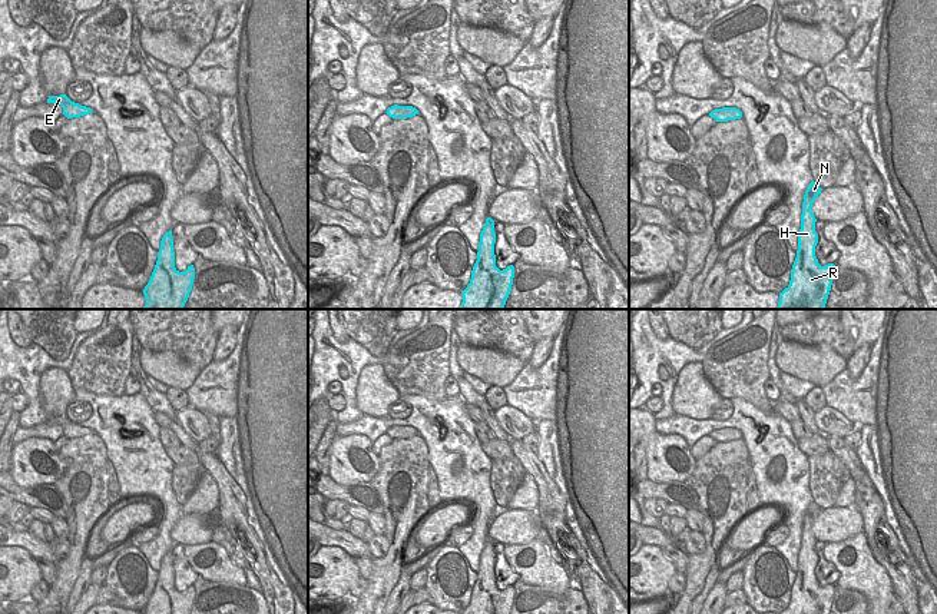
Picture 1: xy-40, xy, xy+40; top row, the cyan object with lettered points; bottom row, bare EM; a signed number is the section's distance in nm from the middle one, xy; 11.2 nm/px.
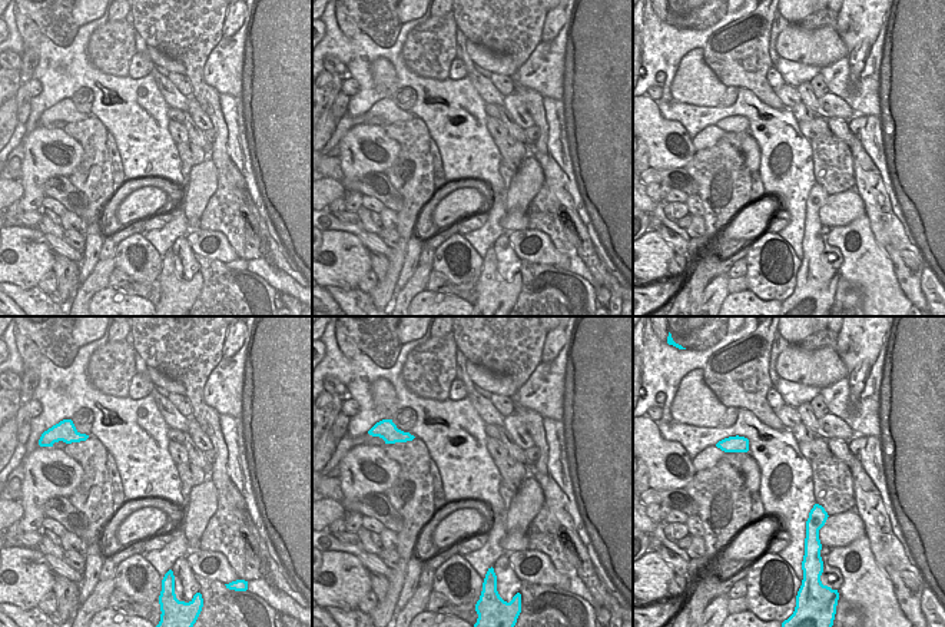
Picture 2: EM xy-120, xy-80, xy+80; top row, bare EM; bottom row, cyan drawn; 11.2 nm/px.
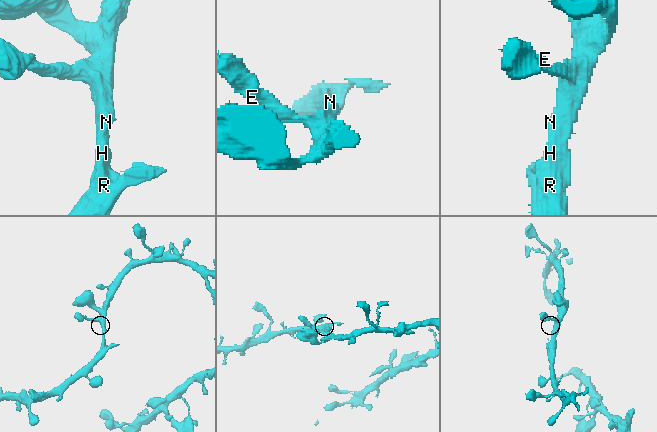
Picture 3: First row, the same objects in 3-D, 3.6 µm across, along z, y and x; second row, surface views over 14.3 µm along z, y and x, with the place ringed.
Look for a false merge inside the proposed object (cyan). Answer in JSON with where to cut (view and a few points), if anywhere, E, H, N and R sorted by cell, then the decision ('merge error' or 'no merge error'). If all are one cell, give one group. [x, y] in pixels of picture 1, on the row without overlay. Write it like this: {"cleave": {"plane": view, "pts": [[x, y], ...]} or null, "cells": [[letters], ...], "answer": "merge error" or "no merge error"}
{"cleave": null, "cells": [["E", "H", "N", "R"]], "answer": "no merge error"}

